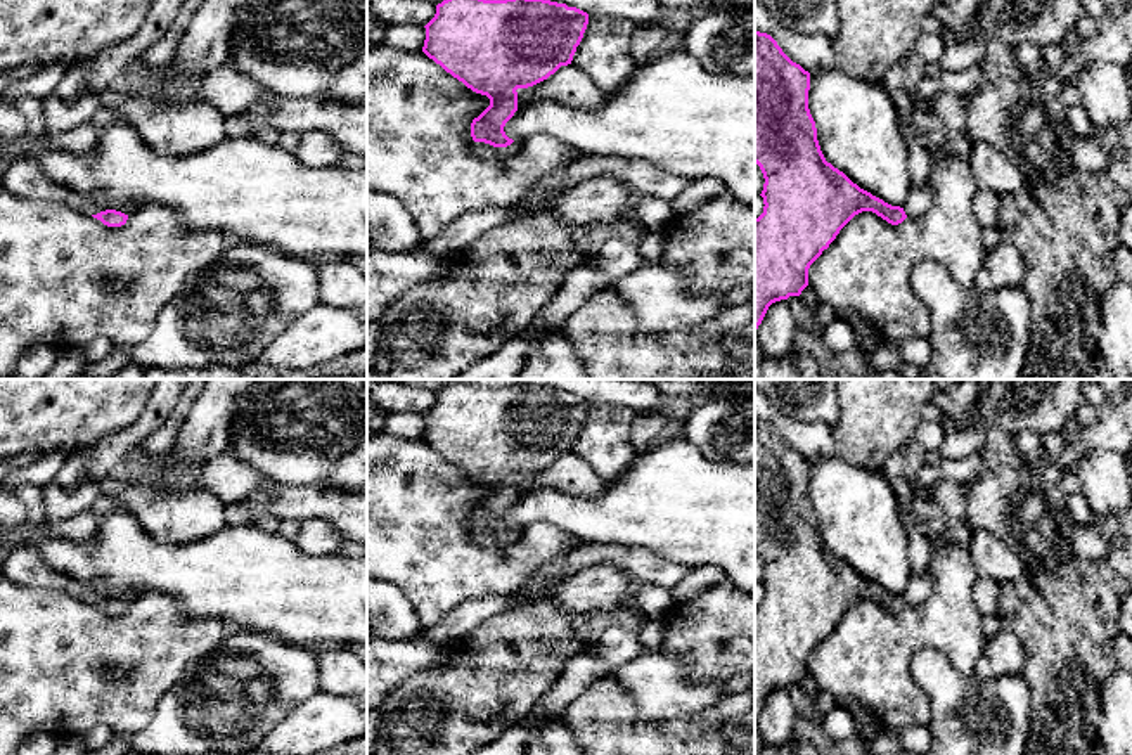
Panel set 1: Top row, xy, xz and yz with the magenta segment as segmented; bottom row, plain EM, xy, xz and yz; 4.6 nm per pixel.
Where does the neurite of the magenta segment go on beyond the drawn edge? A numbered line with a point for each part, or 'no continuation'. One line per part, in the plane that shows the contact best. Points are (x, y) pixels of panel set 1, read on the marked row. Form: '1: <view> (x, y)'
1: xz (485, 151)

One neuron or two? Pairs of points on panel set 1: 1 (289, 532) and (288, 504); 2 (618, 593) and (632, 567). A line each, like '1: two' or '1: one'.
1: two
2: two

